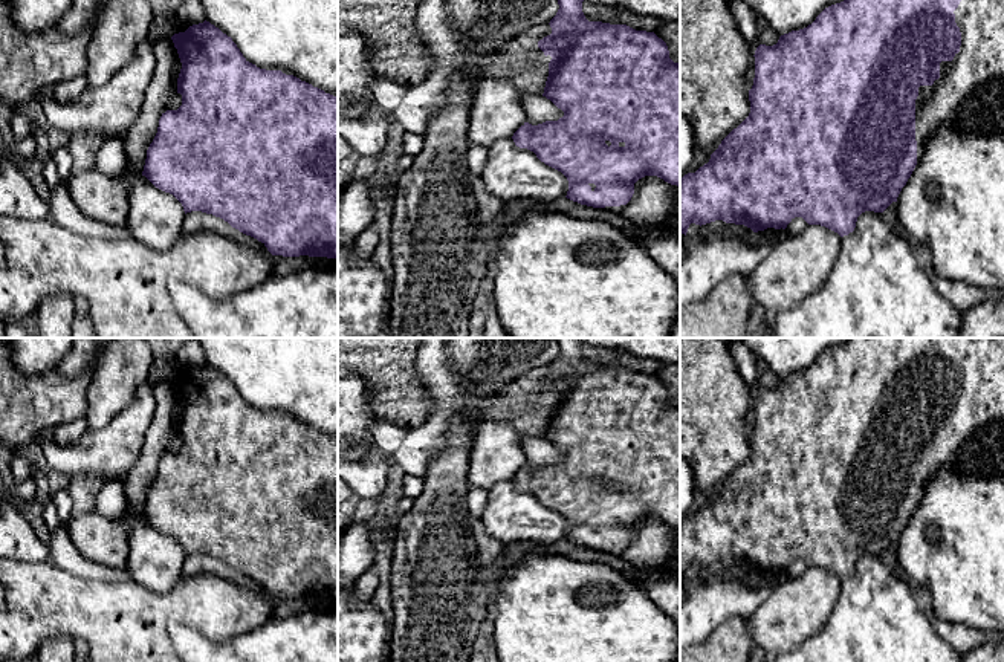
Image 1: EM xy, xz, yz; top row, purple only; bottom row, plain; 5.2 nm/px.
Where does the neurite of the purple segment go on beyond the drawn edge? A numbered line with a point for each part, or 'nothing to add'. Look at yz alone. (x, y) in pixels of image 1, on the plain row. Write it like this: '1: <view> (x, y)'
1: yz (980, 361)

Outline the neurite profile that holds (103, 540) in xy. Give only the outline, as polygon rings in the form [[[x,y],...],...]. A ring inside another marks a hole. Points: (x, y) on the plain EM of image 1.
[[[171,381],[153,385],[154,417],[147,431],[142,453],[124,480],[127,498],[125,514],[121,518],[107,518],[96,511],[72,517],[67,524],[69,537],[89,561],[125,569],[130,552],[128,532],[131,524],[142,518],[147,492],[153,485],[160,459],[170,453],[168,446],[177,436],[177,420],[182,405]]]

